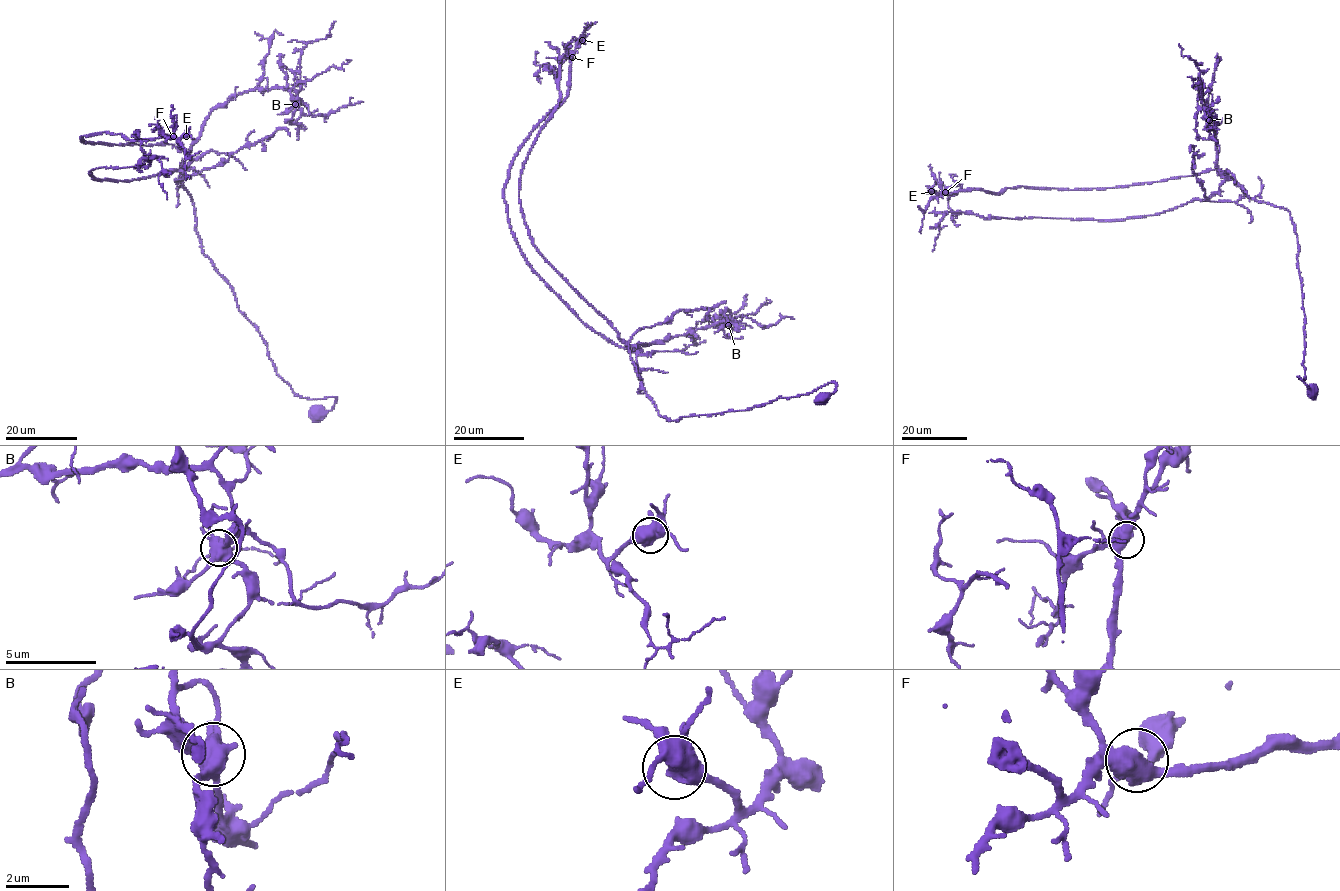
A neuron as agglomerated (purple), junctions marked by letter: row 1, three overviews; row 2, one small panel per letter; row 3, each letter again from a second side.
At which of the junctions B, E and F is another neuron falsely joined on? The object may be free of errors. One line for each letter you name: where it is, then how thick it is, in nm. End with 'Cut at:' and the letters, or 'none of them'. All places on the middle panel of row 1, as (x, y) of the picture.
Cut at: none of them

